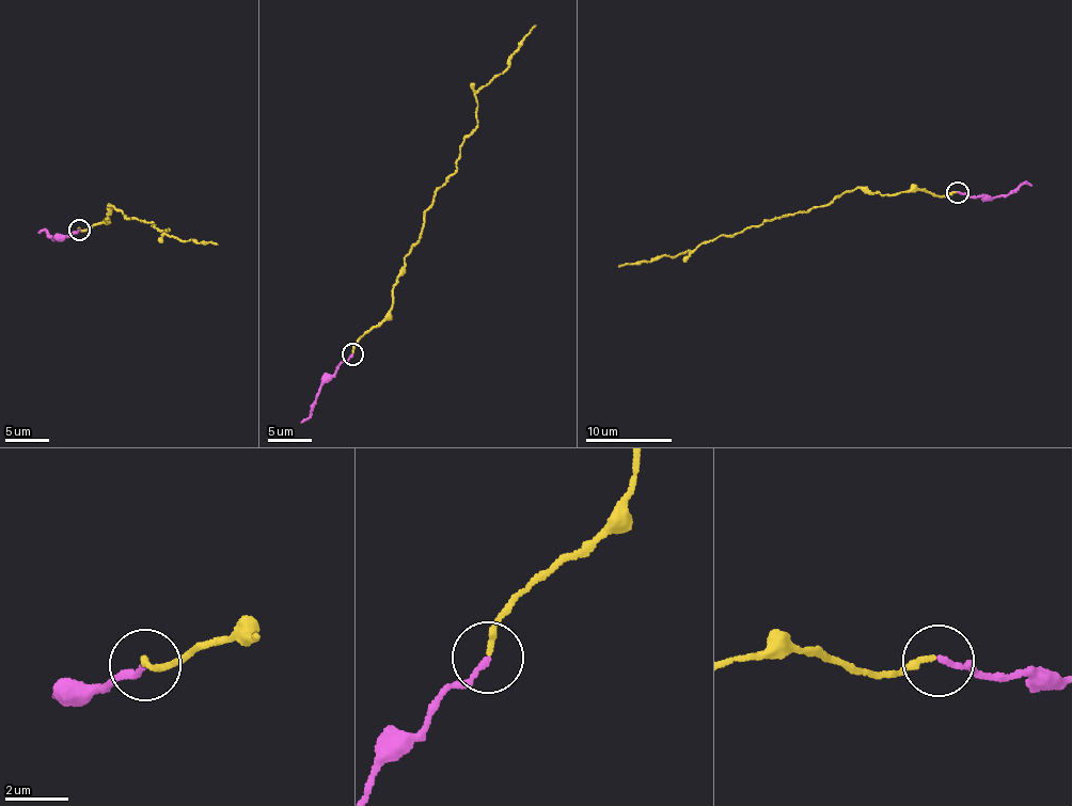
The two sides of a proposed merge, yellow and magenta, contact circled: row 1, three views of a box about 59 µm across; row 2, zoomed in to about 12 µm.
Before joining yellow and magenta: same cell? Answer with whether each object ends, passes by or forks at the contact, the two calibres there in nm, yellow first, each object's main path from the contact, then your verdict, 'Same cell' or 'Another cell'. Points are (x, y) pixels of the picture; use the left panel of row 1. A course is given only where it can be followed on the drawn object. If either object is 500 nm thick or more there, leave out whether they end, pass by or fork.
At the ring yellow ends. At the ring magenta ends. Thickness 170 nm (yellow) against 150 nm. Course of yellow: (79, 230), (109, 222), (106, 218), (108, 204), (124, 216), (168, 230), (163, 235), (183, 240), (217, 243). Course of magenta: (80, 231), (60, 240), (54, 239), (44, 230), (37, 232). Same cell

